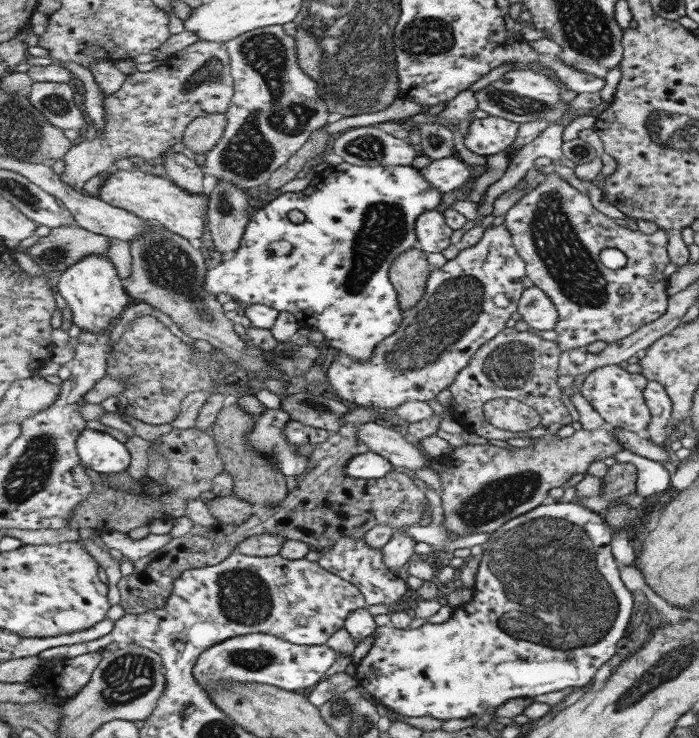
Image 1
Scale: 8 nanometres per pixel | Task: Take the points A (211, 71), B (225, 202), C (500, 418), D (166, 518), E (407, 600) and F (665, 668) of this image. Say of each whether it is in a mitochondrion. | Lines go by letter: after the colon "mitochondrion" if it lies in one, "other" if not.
A: mitochondrion
B: mitochondrion
C: other
D: other
E: other
F: mitochondrion

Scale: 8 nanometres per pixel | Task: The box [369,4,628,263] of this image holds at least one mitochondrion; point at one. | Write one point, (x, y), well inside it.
(421, 37)

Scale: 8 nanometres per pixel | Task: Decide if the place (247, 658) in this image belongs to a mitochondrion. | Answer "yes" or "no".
yes

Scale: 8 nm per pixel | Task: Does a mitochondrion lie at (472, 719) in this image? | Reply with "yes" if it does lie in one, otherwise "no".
no

